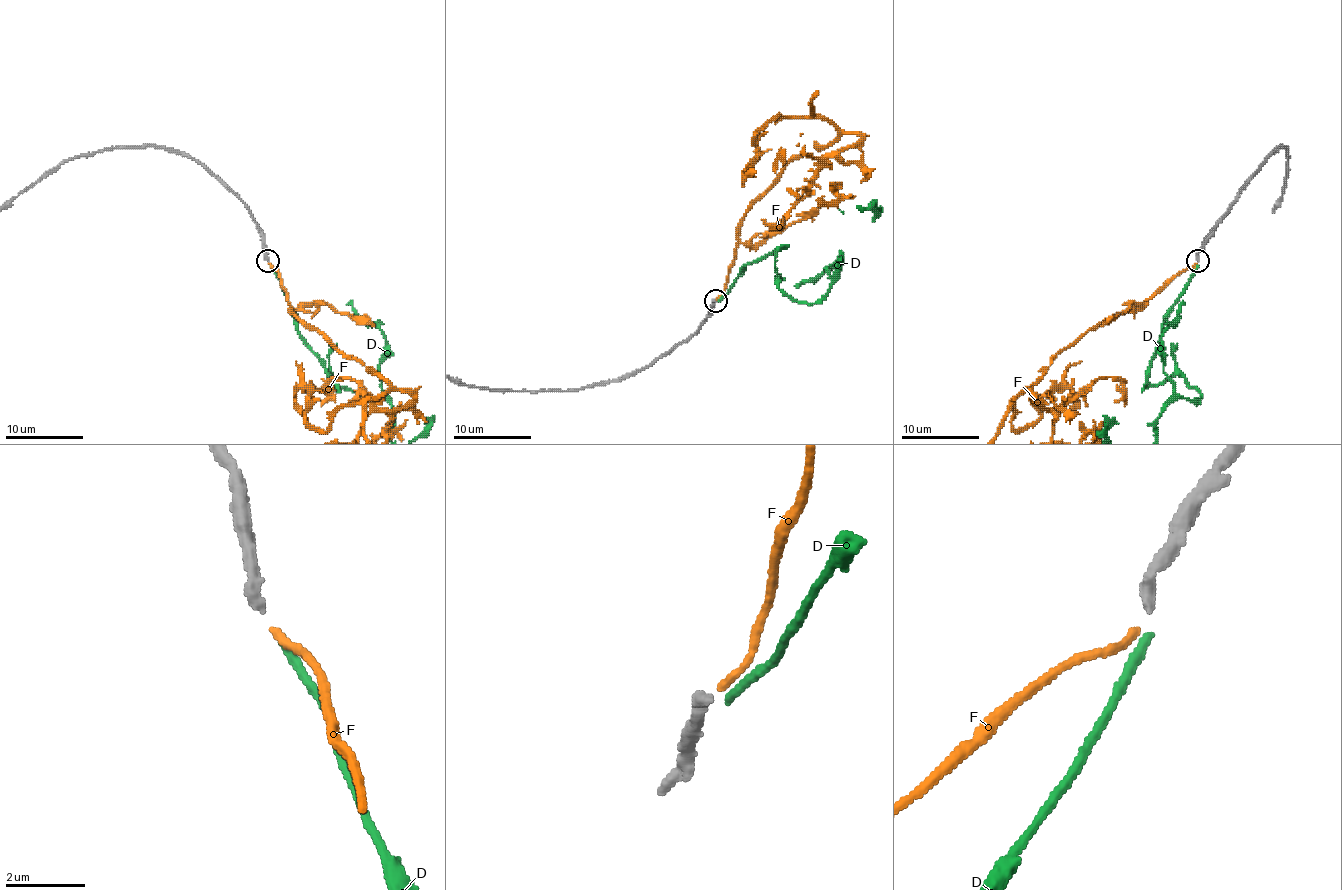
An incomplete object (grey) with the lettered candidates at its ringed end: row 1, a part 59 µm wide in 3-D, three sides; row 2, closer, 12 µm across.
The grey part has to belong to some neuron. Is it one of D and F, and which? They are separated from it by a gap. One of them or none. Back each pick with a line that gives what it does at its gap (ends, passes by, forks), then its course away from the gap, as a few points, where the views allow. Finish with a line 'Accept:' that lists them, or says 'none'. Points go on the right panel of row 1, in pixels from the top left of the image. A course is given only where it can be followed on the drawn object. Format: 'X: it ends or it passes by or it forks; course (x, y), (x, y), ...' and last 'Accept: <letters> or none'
F: it ends
Accept: F

